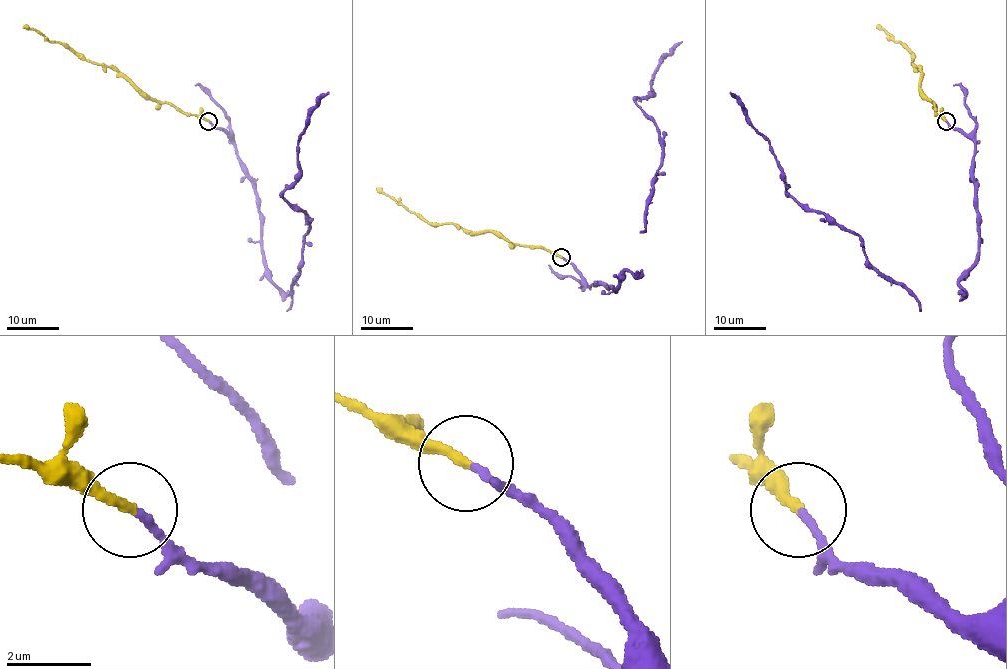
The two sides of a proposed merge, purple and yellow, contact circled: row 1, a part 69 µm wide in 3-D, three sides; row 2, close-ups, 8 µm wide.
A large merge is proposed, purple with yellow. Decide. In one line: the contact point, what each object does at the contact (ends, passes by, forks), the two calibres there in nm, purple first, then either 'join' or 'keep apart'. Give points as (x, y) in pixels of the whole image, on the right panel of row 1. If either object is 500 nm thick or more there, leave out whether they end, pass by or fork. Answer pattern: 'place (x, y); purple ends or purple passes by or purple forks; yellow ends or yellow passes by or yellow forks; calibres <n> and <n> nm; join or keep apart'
place (946, 121); purple ends; yellow ends; calibres 180 and 240 nm; join

